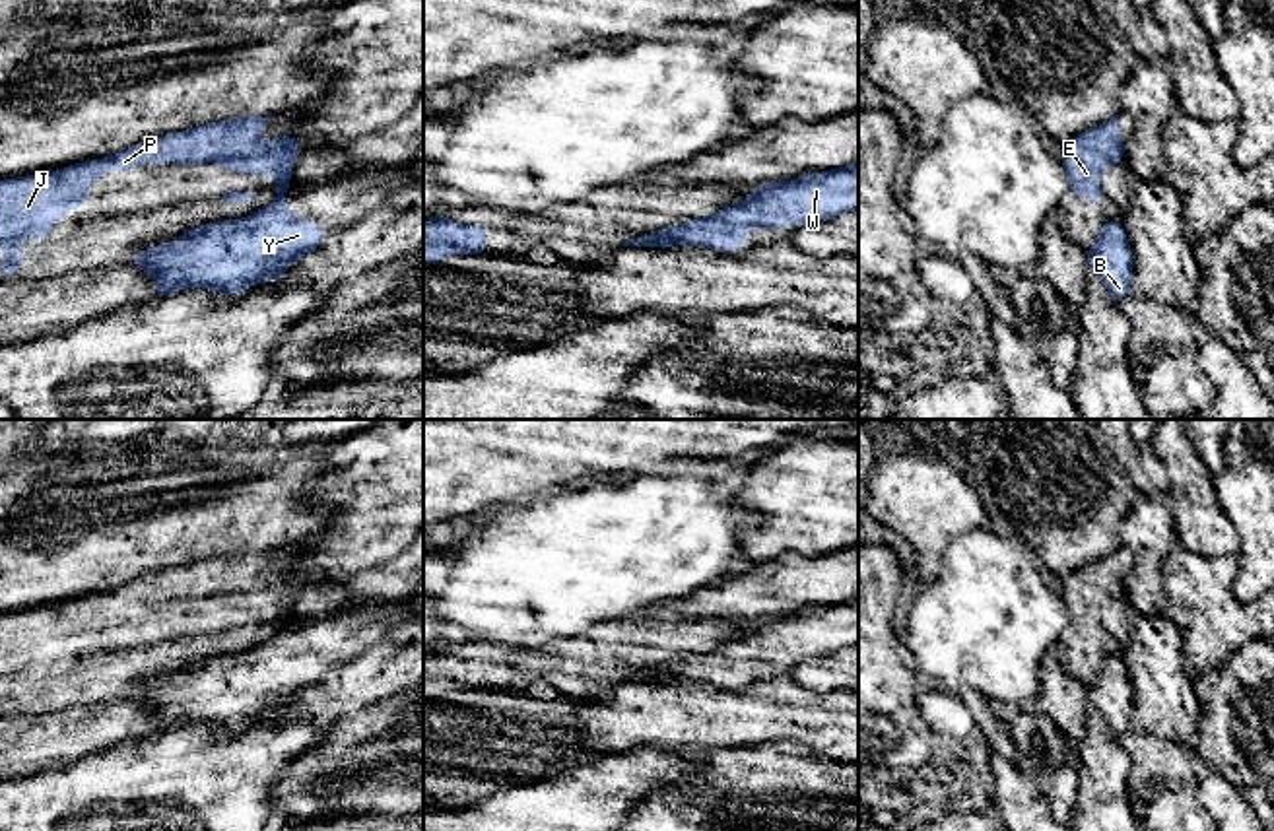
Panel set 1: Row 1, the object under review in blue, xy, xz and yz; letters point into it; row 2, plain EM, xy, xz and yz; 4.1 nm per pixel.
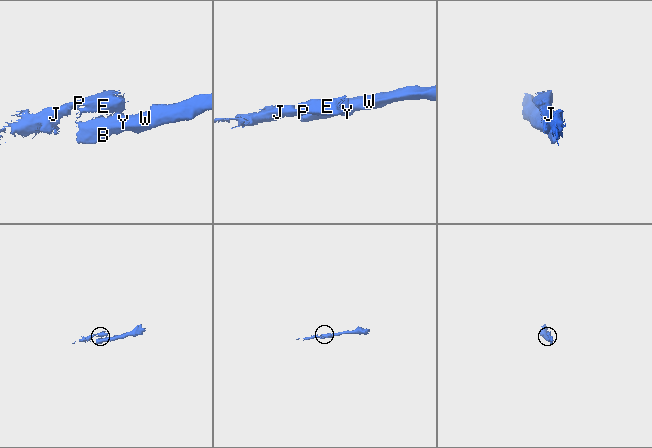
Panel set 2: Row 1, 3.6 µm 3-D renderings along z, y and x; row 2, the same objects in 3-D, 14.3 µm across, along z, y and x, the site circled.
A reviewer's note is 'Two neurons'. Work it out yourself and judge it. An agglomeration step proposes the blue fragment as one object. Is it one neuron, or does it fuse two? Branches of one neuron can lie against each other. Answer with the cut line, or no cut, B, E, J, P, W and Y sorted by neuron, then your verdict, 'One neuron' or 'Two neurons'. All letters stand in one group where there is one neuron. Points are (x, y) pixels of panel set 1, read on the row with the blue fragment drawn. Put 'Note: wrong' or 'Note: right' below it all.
Split along xz (634, 241), (630, 245). Groups: B W Y / E J P. Two neurons
Note: right

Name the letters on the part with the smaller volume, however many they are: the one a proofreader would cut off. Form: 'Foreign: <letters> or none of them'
Foreign: E, J, P

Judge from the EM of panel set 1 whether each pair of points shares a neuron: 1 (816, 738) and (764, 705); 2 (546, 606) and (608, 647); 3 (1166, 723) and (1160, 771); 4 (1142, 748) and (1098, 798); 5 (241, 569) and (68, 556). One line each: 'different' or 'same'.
1: same
2: different
3: different
4: different
5: different

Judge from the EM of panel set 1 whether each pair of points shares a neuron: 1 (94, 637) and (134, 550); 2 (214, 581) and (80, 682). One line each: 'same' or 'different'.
1: different
2: same

